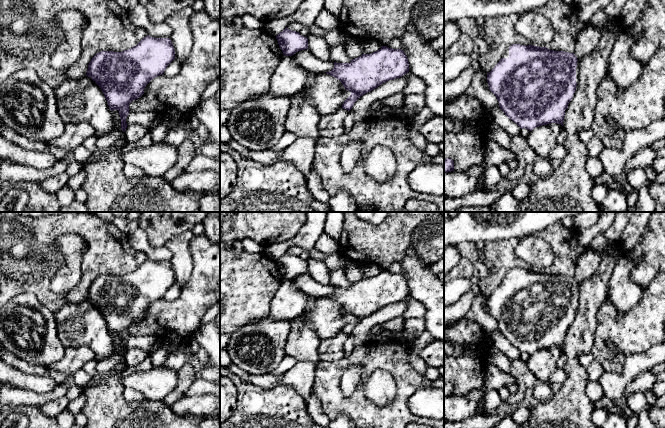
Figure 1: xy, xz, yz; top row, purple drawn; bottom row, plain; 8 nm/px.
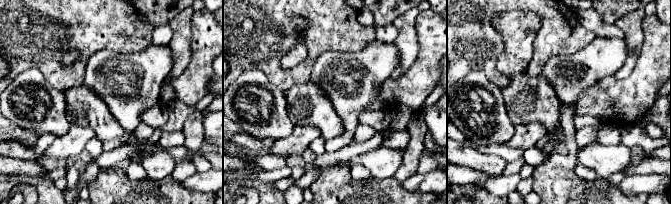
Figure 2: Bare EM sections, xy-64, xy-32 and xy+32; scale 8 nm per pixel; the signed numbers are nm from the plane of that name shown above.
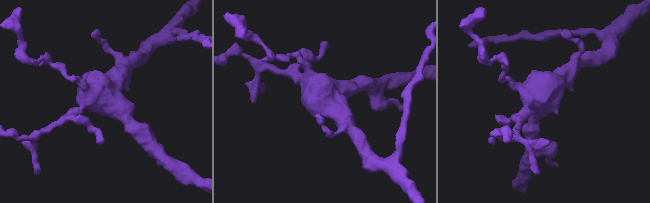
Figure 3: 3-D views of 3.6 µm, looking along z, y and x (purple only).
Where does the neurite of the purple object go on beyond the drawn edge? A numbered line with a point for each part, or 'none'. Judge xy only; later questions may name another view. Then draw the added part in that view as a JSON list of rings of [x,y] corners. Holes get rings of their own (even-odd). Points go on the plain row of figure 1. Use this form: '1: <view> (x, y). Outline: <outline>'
1: xy (102, 367). Outline: [[[119,354],[116,357],[110,357],[104,361],[98,361],[96,365],[97,374],[104,375],[121,362],[125,362],[125,356],[122,354]]]

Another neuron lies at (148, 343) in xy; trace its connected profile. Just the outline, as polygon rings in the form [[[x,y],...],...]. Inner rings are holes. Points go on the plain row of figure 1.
[[[132,335],[129,336],[126,347],[141,348],[145,353],[149,354],[165,345],[165,340],[155,335]]]

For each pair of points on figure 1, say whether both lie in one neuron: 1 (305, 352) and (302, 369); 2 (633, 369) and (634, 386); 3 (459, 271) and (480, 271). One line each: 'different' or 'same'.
1: different
2: different
3: different

